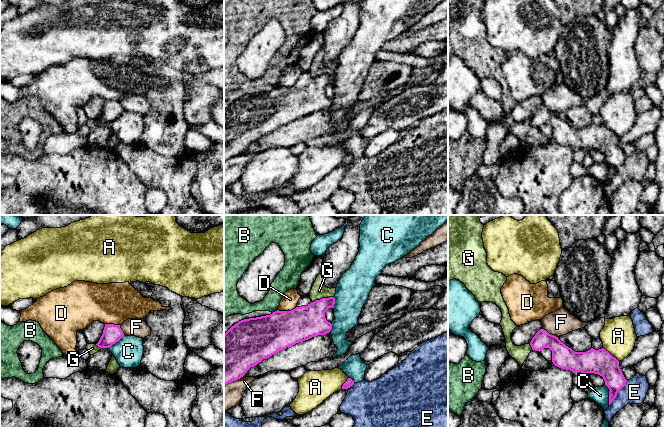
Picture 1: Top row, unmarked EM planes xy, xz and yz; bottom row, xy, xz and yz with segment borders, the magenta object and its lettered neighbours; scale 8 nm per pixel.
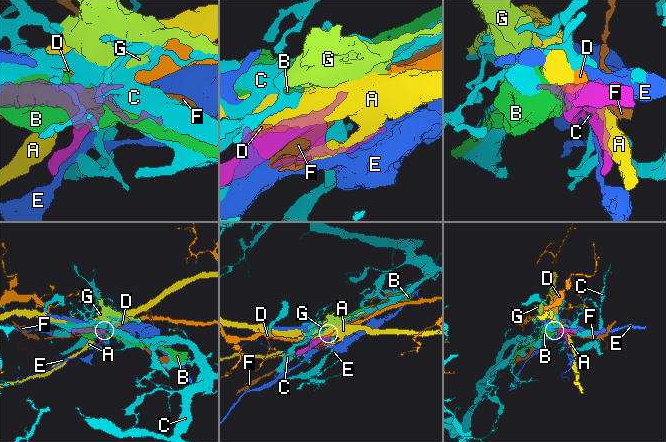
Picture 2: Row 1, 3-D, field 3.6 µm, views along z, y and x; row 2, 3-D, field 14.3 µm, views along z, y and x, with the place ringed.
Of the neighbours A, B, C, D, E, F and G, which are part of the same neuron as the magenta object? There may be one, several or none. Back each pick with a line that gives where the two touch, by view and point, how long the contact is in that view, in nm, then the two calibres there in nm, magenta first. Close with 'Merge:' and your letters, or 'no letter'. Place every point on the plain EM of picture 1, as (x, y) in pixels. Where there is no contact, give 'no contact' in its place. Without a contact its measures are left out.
Merge: no letter

